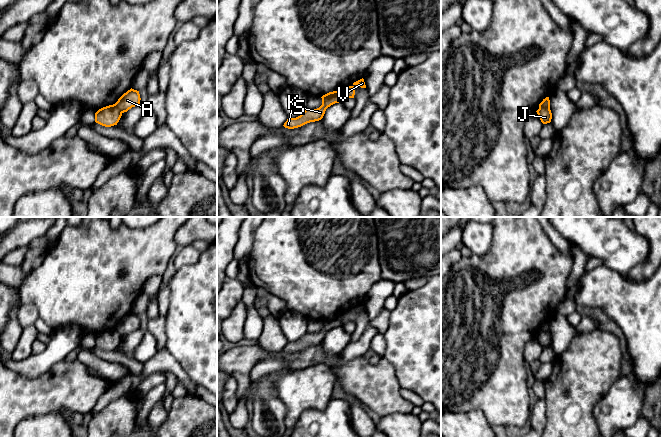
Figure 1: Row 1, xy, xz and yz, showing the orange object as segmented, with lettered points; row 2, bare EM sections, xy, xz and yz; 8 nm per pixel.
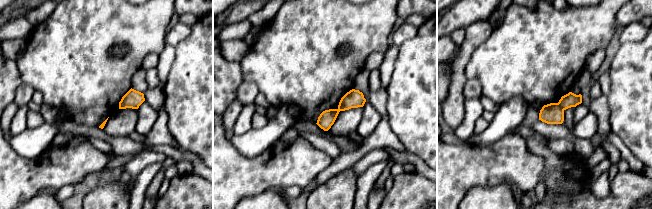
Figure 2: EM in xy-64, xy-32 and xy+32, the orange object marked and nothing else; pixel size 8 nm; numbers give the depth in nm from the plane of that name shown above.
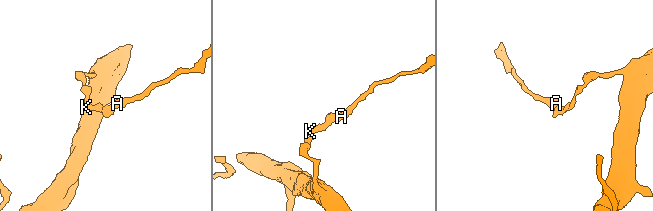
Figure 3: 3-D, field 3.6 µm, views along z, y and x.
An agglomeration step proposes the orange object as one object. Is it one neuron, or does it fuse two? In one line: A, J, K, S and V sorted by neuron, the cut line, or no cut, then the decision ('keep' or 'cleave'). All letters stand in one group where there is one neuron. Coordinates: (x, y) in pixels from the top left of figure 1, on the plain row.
groups A V / J K S; cut xz (341, 315), (342, 325); cleave

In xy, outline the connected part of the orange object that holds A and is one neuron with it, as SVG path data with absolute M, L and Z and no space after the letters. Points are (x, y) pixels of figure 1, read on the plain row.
M130 313L126 317L124 317L118 325L115 327L115 330L122 336L127 336L132 331L140 328L140 318L139 315Z

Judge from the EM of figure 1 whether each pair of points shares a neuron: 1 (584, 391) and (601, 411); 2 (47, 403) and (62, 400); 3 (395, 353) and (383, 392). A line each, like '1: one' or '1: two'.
1: two
2: one
3: two

